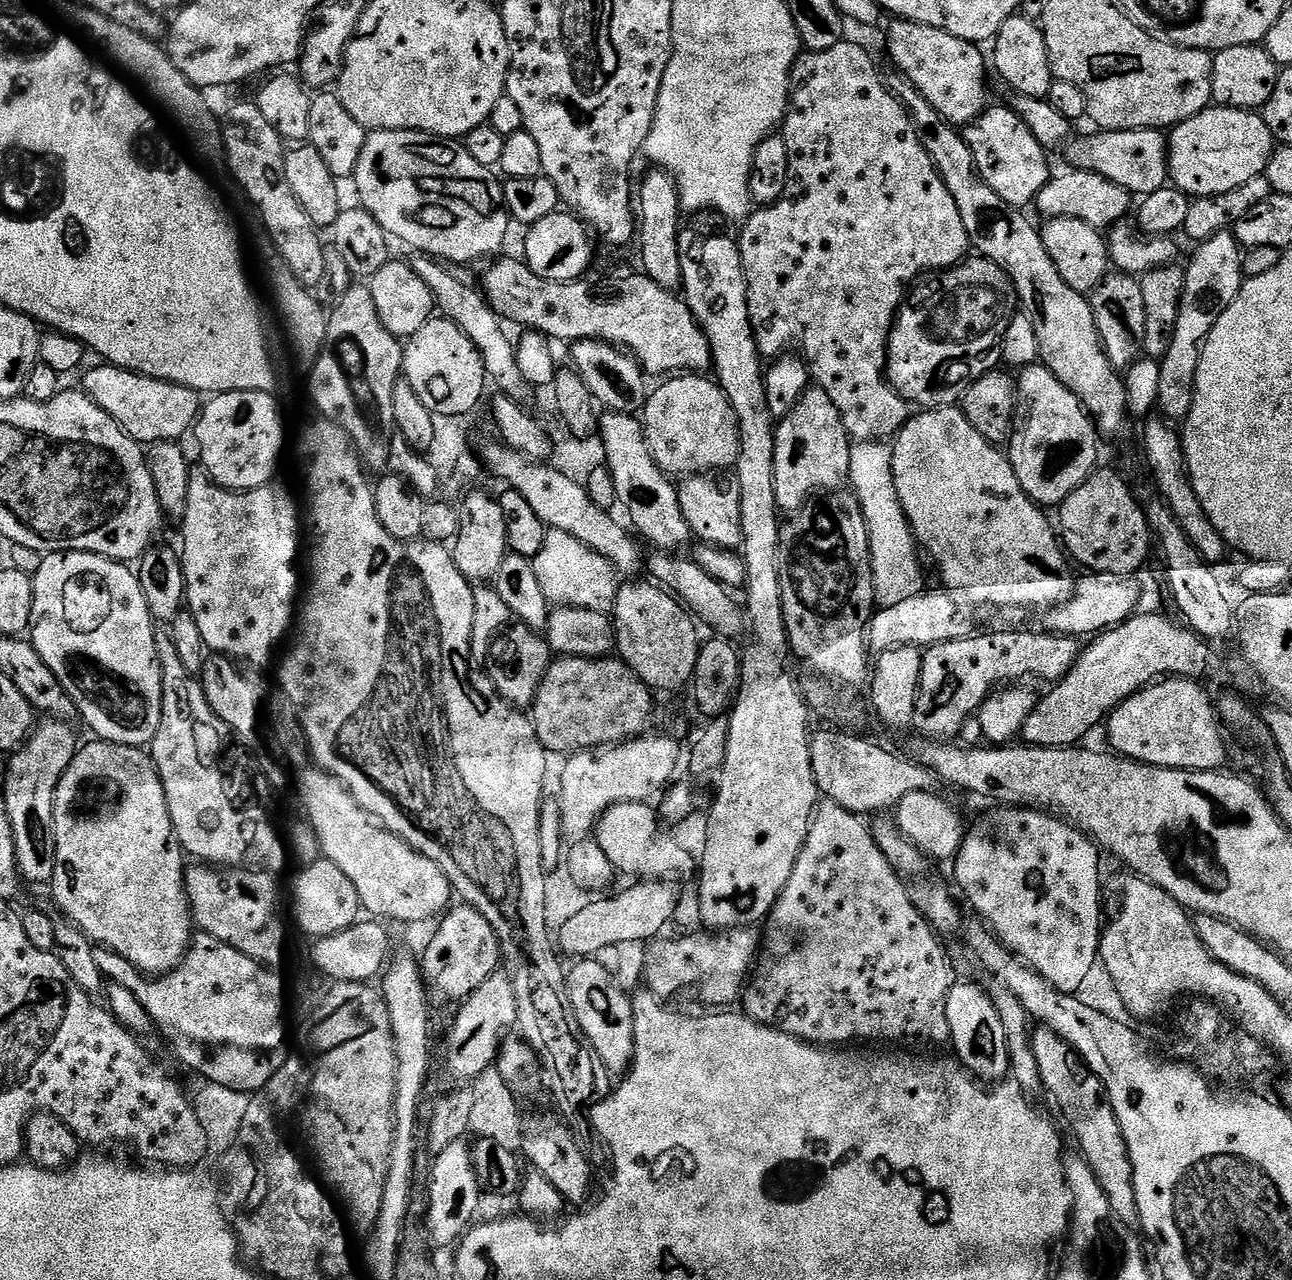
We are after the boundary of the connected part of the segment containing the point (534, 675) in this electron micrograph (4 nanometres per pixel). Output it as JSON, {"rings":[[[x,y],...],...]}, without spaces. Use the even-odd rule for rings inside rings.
{"rings":[[[513,622],[499,636],[492,639],[488,659],[490,663],[487,665],[486,675],[496,687],[497,694],[513,708],[528,710],[536,700],[538,686],[544,675],[548,673],[554,653],[537,629],[527,628],[525,624]]]}

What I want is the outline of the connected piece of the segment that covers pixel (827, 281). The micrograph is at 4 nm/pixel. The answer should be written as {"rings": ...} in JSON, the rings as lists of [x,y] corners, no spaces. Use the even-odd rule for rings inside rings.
{"rings":[[[841,42],[838,46],[830,46],[830,50],[817,52],[805,51],[796,59],[792,68],[792,91],[788,102],[787,123],[792,123],[792,136],[790,135],[790,174],[788,191],[777,202],[760,206],[743,221],[744,233],[738,236],[740,257],[744,263],[746,286],[748,287],[748,305],[750,306],[750,322],[758,342],[761,357],[775,358],[783,356],[793,347],[795,340],[800,340],[811,328],[840,328],[840,345],[835,348],[832,344],[820,344],[816,336],[808,340],[806,359],[820,375],[819,387],[830,394],[836,409],[840,411],[842,422],[846,426],[849,437],[853,441],[866,440],[887,441],[895,437],[896,433],[904,427],[910,415],[910,405],[904,397],[899,396],[888,382],[886,369],[888,366],[888,335],[892,332],[892,323],[896,321],[906,295],[906,289],[921,274],[931,273],[933,270],[955,268],[969,255],[970,241],[966,227],[962,224],[962,217],[954,198],[950,198],[950,190],[942,182],[938,170],[934,166],[932,156],[926,154],[922,142],[916,133],[912,116],[895,94],[884,85],[881,69],[876,69],[872,56],[860,44]]]}

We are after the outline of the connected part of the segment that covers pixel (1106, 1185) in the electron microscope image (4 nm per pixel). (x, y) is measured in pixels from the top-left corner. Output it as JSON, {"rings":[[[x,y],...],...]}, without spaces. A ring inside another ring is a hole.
{"rings":[[[1038,1026],[1033,1029],[1031,1046],[1038,1063],[1038,1074],[1043,1091],[1052,1092],[1064,1120],[1070,1131],[1076,1135],[1079,1155],[1094,1170],[1098,1186],[1110,1202],[1113,1217],[1121,1225],[1132,1226],[1139,1221],[1138,1198],[1134,1194],[1134,1170],[1122,1134],[1122,1126],[1108,1101],[1108,1091],[1102,1082],[1085,1066],[1075,1051],[1064,1039],[1058,1037],[1049,1028]]]}

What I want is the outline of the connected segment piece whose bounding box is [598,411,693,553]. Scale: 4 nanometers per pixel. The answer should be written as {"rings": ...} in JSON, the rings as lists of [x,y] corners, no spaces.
{"rings":[[[605,411],[598,420],[598,440],[604,443],[604,456],[608,459],[605,460],[606,467],[614,478],[616,499],[619,507],[628,511],[633,524],[631,527],[641,537],[644,535],[652,543],[653,549],[671,553],[684,550],[680,548],[686,547],[693,535],[682,514],[680,493],[677,485],[660,469],[650,454],[643,423],[627,412]]]}

